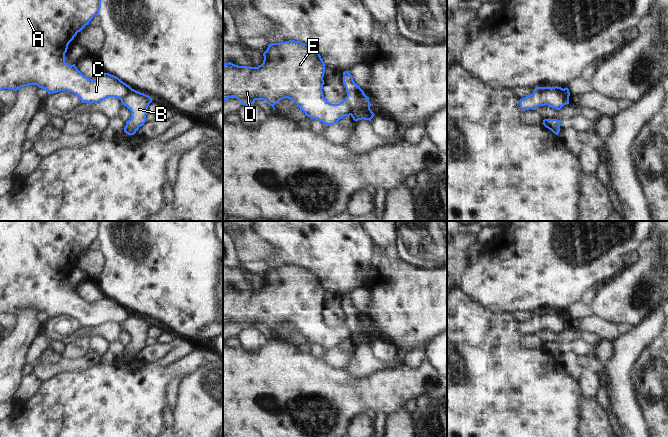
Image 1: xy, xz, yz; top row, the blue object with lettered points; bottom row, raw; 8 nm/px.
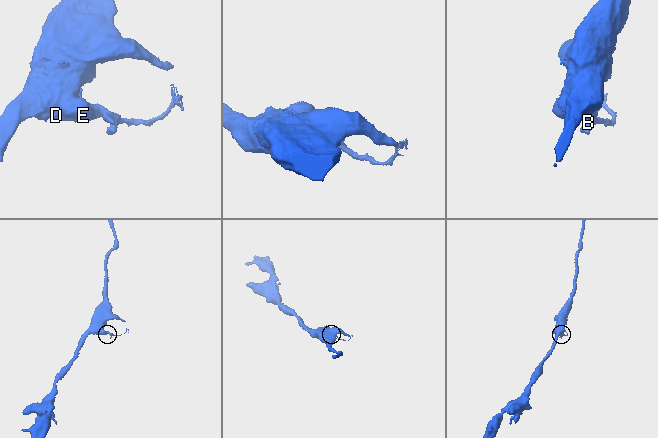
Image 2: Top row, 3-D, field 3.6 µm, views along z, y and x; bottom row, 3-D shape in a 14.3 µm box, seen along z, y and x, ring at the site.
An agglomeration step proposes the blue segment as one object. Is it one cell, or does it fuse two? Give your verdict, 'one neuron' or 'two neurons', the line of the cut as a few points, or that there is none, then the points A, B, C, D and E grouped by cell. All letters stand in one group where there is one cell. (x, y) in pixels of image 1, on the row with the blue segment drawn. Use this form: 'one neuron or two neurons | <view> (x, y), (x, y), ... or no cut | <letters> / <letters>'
two neurons | xz (345, 99), (351, 106), (351, 114) | A C D E / B

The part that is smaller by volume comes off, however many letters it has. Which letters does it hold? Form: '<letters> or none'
B

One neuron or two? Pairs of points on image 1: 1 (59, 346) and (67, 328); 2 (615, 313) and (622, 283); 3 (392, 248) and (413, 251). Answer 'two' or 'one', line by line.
1: two
2: one
3: two

